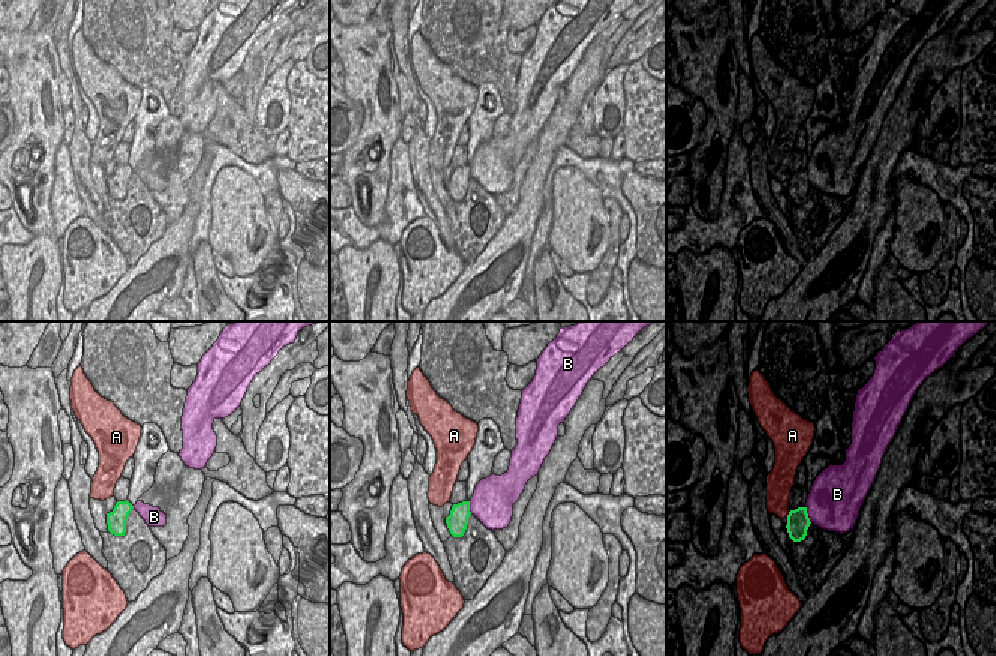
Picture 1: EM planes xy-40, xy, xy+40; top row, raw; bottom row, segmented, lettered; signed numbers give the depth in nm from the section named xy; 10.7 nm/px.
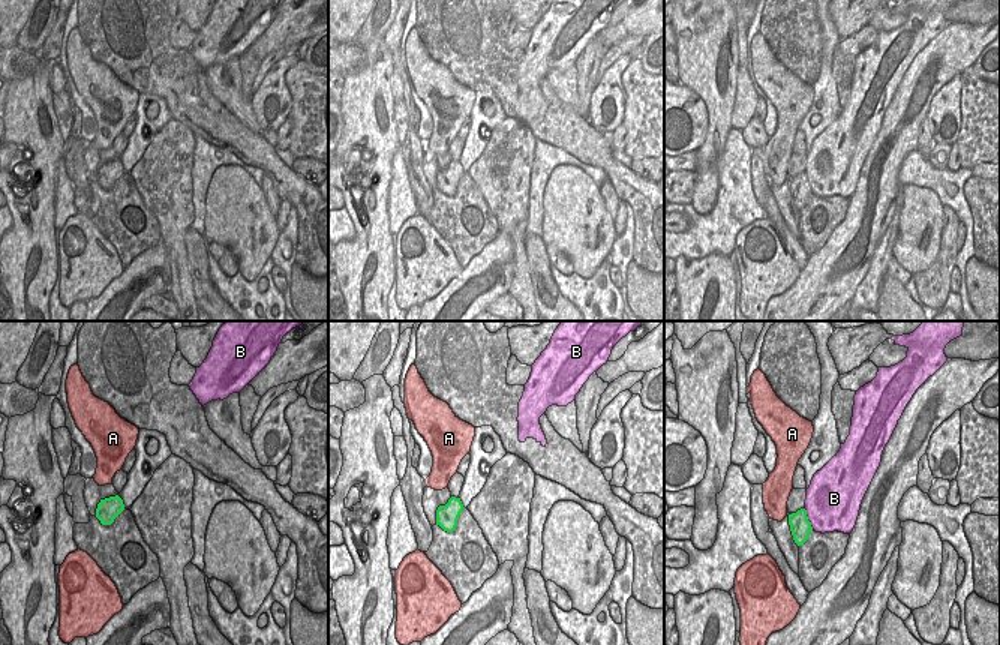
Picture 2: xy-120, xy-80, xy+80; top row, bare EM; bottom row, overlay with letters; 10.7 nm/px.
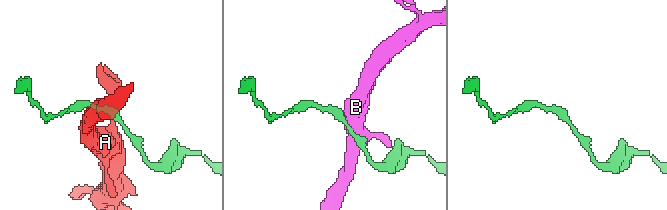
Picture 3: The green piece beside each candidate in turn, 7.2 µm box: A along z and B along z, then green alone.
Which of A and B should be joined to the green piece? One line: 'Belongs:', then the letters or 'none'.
Belongs: none

